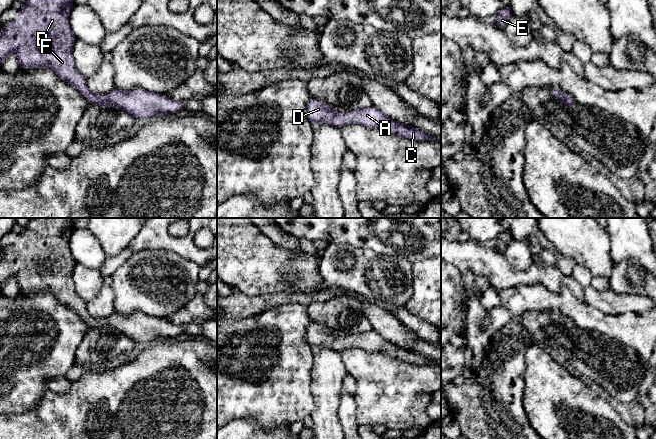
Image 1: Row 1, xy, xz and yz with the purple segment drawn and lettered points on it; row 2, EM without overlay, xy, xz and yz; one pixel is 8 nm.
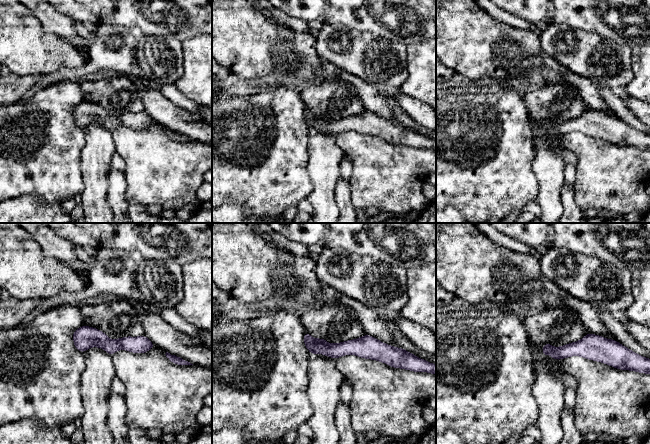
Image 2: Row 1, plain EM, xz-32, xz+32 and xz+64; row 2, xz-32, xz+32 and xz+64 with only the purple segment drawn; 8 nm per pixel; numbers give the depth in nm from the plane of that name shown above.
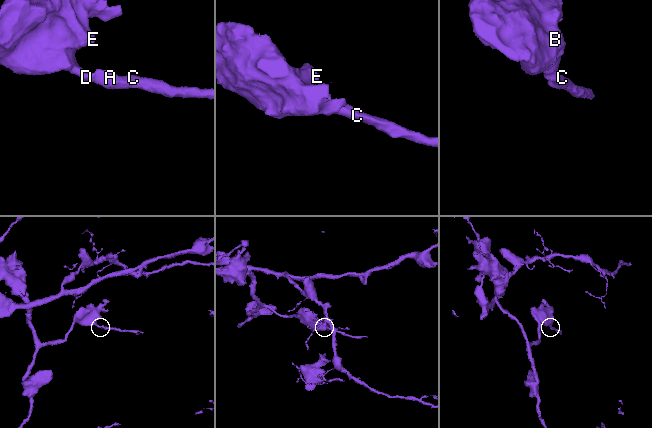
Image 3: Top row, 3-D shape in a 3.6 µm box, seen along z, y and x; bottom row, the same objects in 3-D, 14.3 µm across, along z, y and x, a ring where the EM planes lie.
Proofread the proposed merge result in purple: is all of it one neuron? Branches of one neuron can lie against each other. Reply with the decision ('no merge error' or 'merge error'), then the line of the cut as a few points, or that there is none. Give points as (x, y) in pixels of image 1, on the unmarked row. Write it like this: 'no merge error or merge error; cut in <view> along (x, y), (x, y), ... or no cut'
no merge error; no cut

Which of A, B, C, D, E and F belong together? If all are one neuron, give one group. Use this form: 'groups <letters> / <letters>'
groups A B C D E F

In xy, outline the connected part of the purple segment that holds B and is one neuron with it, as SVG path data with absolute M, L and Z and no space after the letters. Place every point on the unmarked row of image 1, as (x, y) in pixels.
M33 218L29 220L24 231L18 236L18 245L9 245L5 249L6 257L0 255L0 289L8 279L15 278L22 293L50 291L61 304L73 309L89 328L100 329L104 332L120 332L135 343L171 339L185 333L184 325L173 324L165 318L157 318L141 312L123 316L115 310L109 318L92 317L86 308L87 303L76 293L72 280L73 270L77 264L69 248L73 230L71 218Z

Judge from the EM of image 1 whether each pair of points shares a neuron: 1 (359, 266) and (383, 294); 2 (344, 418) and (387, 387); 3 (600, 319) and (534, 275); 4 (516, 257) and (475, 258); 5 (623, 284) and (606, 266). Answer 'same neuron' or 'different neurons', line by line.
1: same neuron
2: different neurons
3: different neurons
4: different neurons
5: different neurons

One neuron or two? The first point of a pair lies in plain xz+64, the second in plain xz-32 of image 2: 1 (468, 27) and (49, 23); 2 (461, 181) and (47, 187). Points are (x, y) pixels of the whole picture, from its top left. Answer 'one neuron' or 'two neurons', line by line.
1: two neurons
2: one neuron

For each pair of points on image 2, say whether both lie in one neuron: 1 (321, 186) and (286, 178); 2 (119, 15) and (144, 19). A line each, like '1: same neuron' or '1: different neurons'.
1: different neurons
2: same neuron

